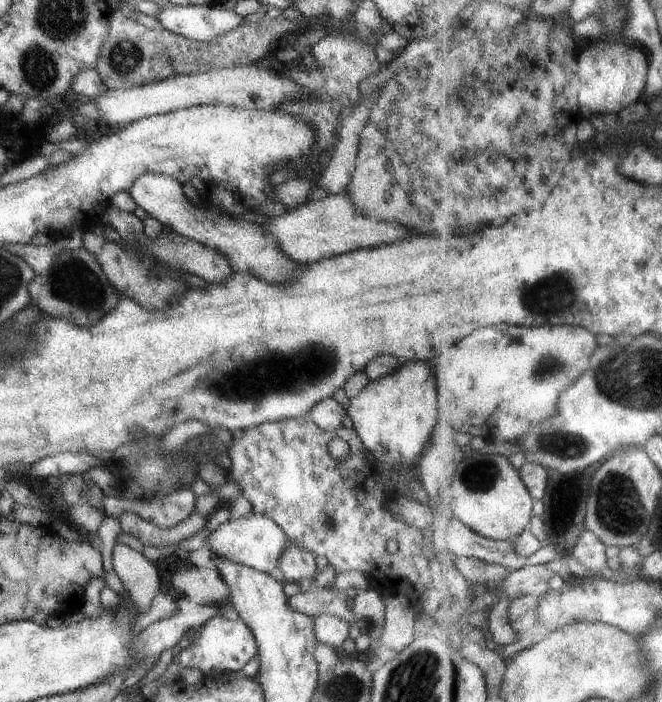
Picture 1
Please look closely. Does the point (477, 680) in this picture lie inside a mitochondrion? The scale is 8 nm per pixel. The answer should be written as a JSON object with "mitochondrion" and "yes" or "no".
{"mitochondrion":"no"}

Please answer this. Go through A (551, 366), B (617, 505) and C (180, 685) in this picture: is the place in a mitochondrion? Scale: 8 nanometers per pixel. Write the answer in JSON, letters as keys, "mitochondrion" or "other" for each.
{"A":"mitochondrion","B":"mitochondrion","C":"other"}

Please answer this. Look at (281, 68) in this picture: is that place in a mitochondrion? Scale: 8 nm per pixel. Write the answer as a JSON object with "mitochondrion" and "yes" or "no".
{"mitochondrion":"no"}

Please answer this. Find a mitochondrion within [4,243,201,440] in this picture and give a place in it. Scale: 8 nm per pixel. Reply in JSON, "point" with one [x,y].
{"point":[73,283]}

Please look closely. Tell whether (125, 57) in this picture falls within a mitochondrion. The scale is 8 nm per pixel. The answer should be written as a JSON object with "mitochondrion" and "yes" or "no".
{"mitochondrion":"yes"}

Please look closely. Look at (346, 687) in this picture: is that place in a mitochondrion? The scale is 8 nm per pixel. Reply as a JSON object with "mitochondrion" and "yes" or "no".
{"mitochondrion":"yes"}

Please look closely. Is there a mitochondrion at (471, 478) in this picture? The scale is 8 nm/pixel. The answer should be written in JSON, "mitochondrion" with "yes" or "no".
{"mitochondrion":"yes"}

